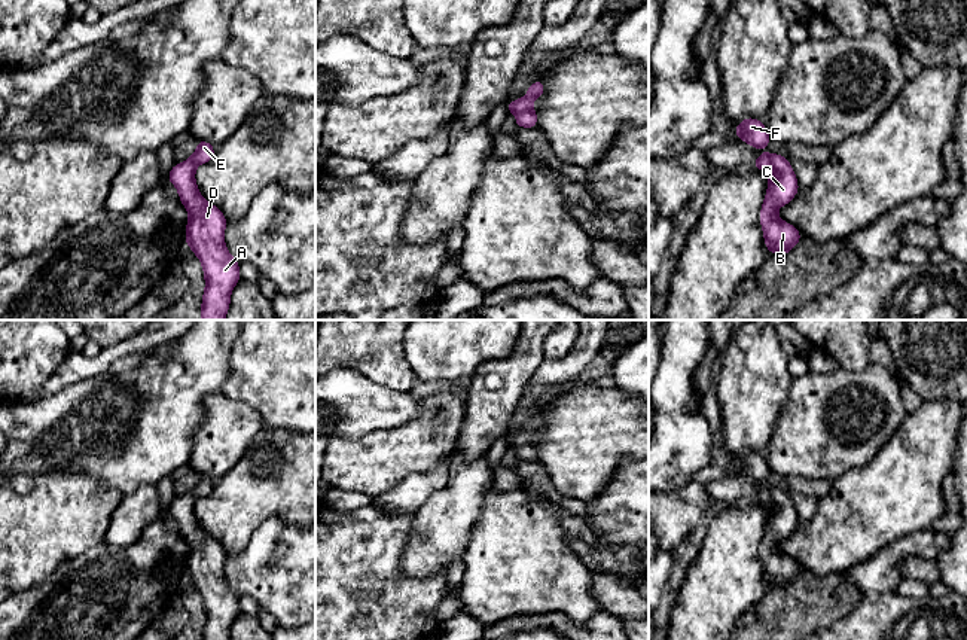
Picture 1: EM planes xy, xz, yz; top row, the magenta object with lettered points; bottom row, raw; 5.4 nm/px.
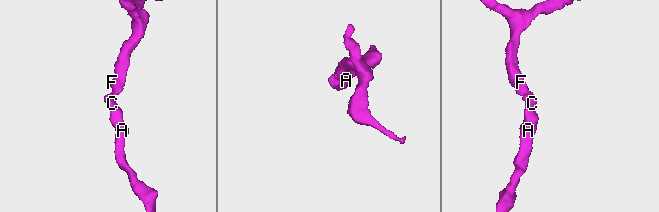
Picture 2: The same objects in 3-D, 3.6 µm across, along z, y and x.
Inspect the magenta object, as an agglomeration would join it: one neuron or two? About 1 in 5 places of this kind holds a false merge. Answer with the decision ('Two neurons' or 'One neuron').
One neuron

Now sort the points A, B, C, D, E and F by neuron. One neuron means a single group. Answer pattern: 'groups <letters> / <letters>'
groups A B C D E F

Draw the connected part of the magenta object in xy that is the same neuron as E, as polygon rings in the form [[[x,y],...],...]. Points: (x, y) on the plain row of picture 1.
[[[196,473],[198,482],[181,497],[176,497],[168,513],[177,521],[181,537],[189,545],[186,577],[202,597],[205,624],[202,640],[229,640],[231,625],[241,613],[238,594],[226,582],[223,567],[226,552],[213,537],[207,536],[195,516],[195,503],[208,496],[214,479]]]

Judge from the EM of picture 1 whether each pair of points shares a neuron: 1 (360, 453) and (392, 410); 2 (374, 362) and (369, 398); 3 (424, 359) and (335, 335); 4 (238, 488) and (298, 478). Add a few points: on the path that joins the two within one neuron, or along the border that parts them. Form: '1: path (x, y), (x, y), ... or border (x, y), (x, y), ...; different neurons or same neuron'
1: border (412, 420), (377, 429), (356, 439), (344, 438); different neurons
2: border (339, 368), (353, 368), (378, 384), (405, 392); different neurons
3: border (403, 335), (405, 359), (417, 378); different neurons
4: path (253, 488), (283, 481); same neuron

